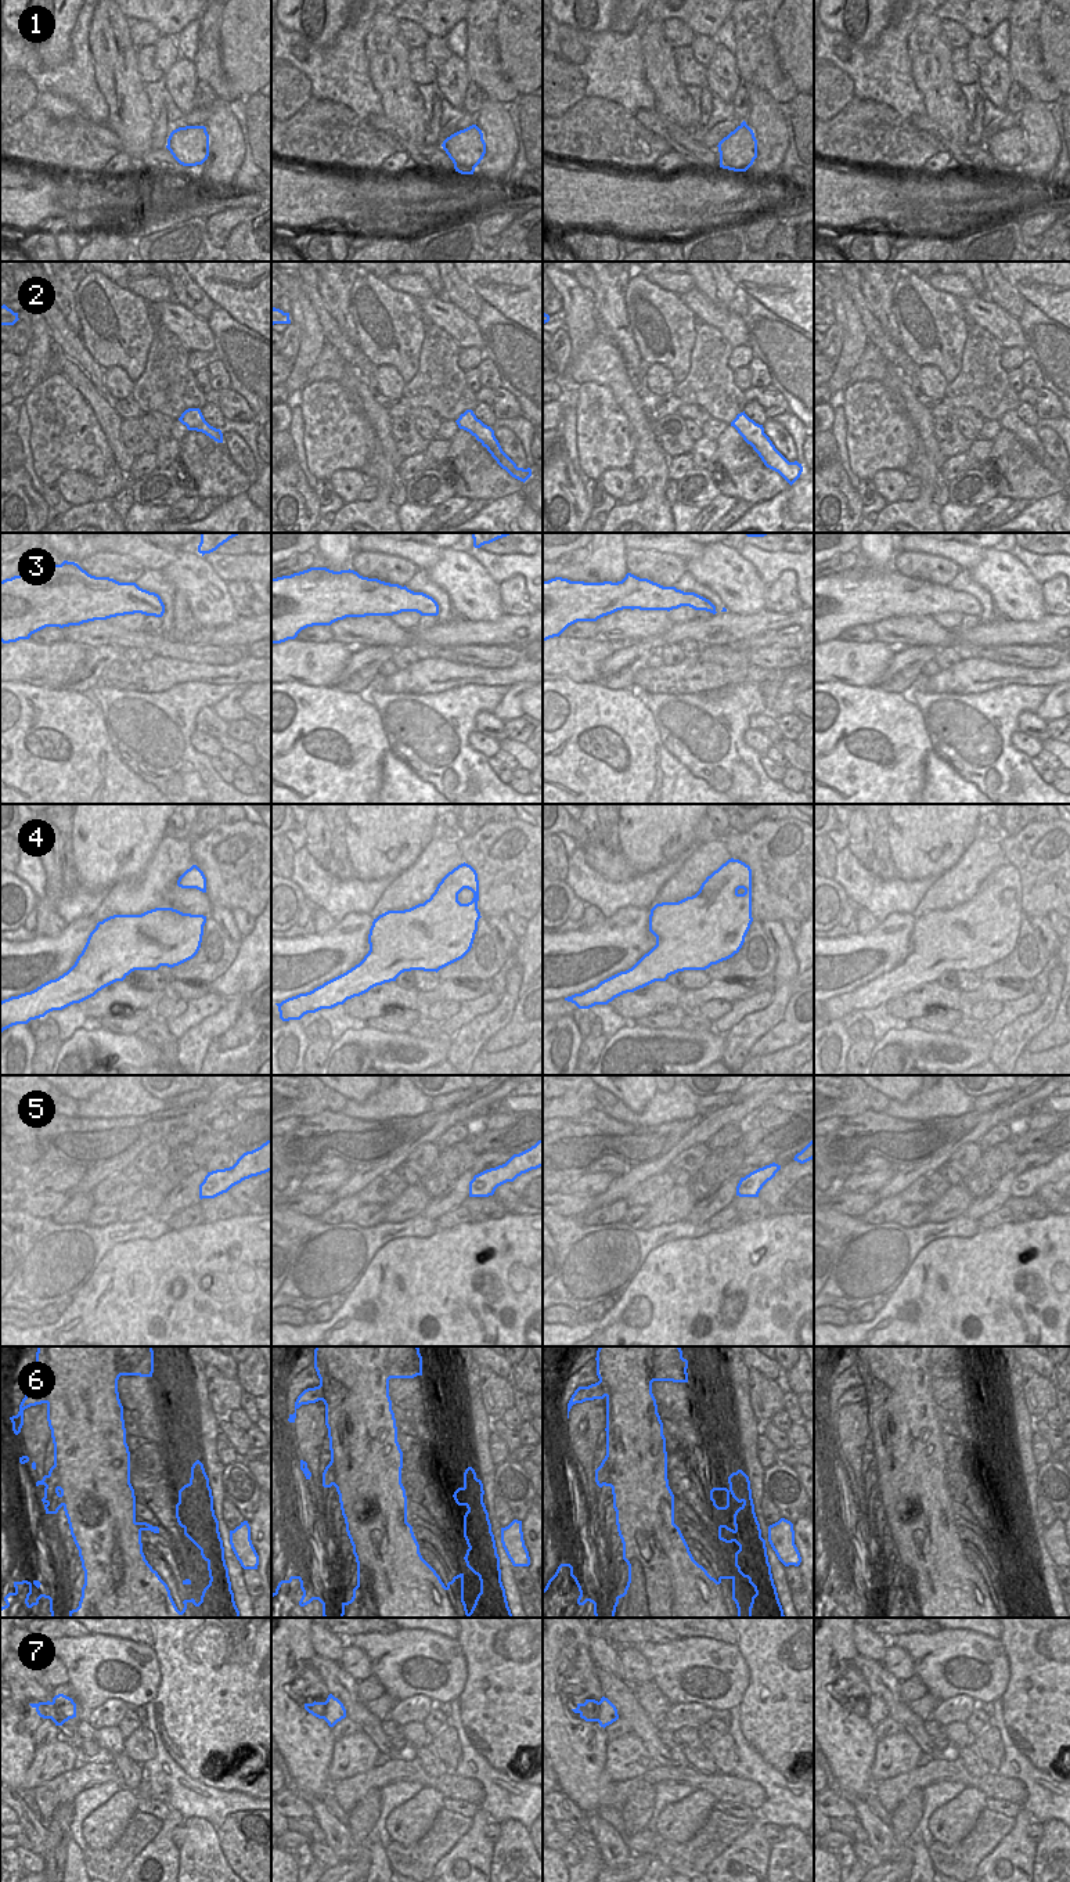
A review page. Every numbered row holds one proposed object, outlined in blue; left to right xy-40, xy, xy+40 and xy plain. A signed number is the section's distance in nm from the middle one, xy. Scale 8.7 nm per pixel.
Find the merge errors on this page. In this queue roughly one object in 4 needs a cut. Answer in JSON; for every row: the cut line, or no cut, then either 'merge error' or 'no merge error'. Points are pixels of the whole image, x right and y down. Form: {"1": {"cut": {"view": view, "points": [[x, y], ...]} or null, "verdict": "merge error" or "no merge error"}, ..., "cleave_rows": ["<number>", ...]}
{"1": {"cut": null, "verdict": "no merge error"}, "2": {"cut": null, "verdict": "no merge error"}, "3": {"cut": null, "verdict": "no merge error"}, "4": {"cut": null, "verdict": "no merge error"}, "5": {"cut": {"view": "xy", "points": [[474, 1178], [486, 1188], [481, 1196]]}, "verdict": "merge error"}, "6": {"cut": null, "verdict": "no merge error"}, "7": {"cut": null, "verdict": "no merge error"}, "cleave_rows": ["5"]}

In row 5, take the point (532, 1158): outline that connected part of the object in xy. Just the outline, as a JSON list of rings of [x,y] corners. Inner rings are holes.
[[[543,1139],[530,1149],[514,1154],[505,1164],[475,1175],[473,1179],[480,1183],[480,1187],[486,1186],[487,1189],[482,1196],[473,1197],[493,1196],[498,1186],[514,1182],[522,1173],[540,1167],[543,1167]]]

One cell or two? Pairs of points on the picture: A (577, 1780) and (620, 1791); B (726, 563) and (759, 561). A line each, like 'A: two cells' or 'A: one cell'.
A: two cells
B: two cells

